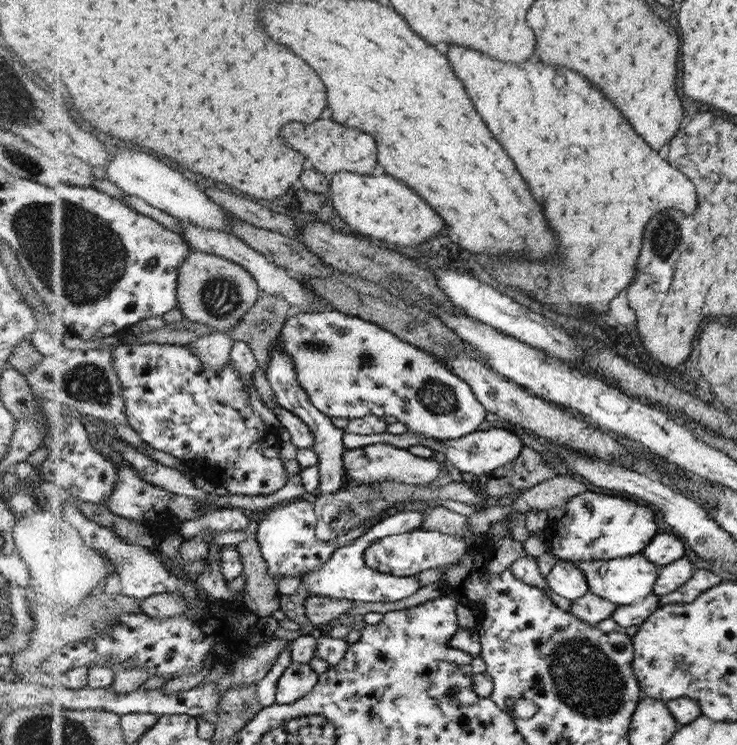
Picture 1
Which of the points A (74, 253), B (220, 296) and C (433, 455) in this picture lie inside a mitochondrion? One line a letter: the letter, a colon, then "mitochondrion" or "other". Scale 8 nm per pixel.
A: mitochondrion
B: mitochondrion
C: other

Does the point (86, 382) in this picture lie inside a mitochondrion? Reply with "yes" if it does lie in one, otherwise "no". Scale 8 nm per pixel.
yes

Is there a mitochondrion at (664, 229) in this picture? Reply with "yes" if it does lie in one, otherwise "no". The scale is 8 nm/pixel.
yes

